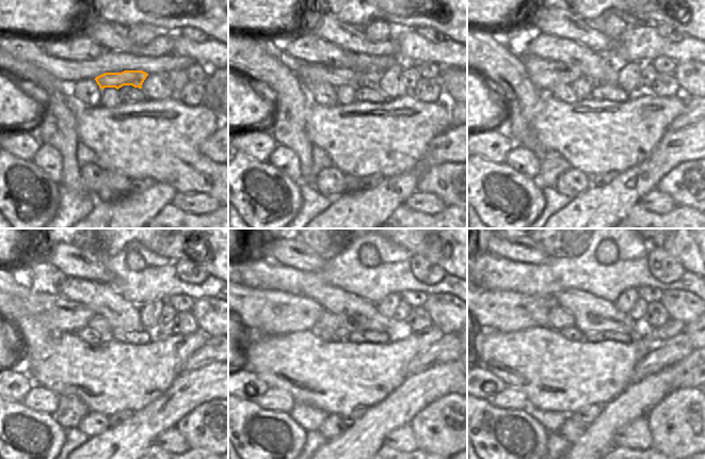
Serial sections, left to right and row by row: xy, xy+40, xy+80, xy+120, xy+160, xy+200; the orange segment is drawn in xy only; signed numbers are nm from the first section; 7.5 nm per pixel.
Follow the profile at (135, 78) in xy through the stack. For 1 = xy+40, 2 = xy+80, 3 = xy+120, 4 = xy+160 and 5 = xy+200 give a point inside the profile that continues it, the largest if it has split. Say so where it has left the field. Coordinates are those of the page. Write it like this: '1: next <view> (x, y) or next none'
1: next xy+40 (311, 75)
2: next xy+80 (546, 75)
3: next xy+120 (61, 315)
4: next xy+160 (270, 312)
5: next xy+200 (506, 311)

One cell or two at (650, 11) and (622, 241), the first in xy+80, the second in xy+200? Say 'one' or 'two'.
two

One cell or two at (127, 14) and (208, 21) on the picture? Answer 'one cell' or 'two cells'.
one cell

